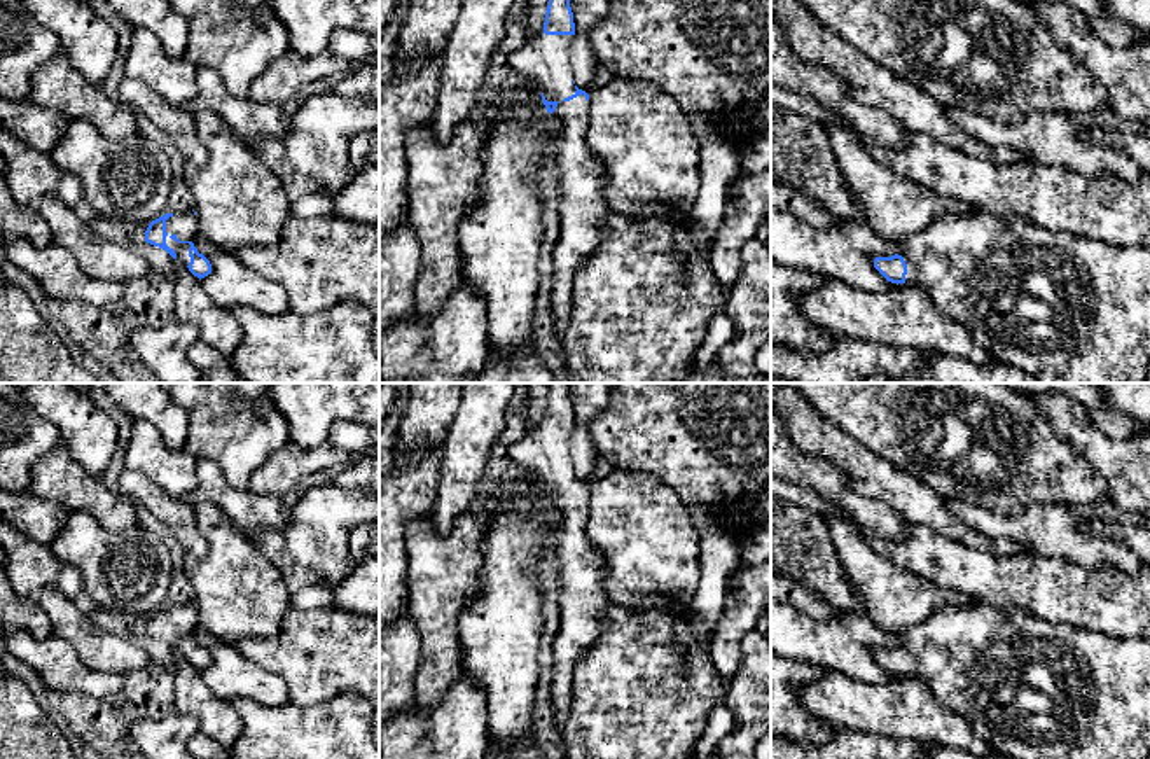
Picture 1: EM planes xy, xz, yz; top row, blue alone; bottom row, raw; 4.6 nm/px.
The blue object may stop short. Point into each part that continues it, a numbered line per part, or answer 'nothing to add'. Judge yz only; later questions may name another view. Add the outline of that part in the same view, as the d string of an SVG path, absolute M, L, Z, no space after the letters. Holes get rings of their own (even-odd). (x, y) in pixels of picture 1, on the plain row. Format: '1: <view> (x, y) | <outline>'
1: yz (1030, 688) | M944 605L923 623L895 635L907 656L905 675L925 679L939 701L959 714L994 754L1014 759L1150 759L1150 642L1089 631L1068 623L1029 616L1022 609Z

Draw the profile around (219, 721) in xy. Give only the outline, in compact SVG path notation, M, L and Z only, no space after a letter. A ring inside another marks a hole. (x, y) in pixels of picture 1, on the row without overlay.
M175 651L175 705L178 714L194 715L199 733L229 749L243 733L243 721L231 701L211 693L189 659Z

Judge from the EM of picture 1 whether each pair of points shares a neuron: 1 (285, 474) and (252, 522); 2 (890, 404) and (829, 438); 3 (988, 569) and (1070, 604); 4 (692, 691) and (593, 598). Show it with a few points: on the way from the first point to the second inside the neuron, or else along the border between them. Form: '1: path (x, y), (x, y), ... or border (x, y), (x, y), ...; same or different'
1: border (249, 487), (257, 494), (273, 494), (280, 499); different
2: border (811, 403), (822, 415), (874, 455); different
3: path (1009, 581), (1030, 581), (1049, 588); same
4: border (612, 604), (603, 611), (602, 632), (589, 647); different

